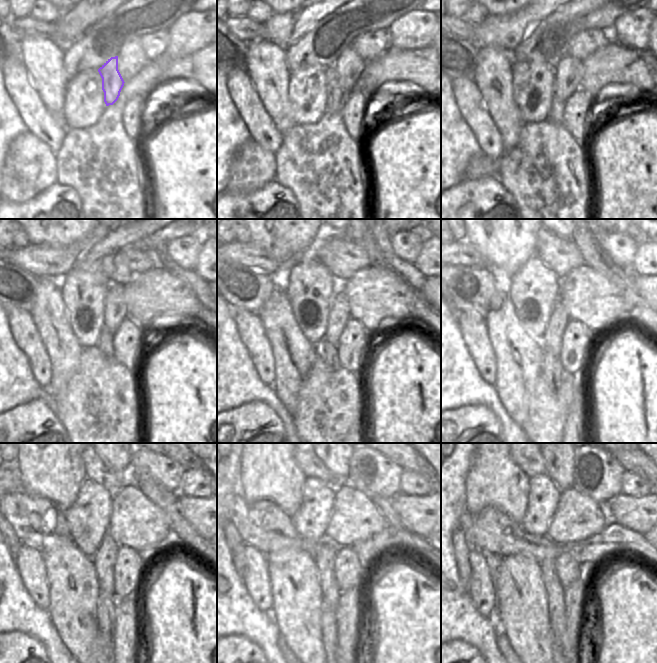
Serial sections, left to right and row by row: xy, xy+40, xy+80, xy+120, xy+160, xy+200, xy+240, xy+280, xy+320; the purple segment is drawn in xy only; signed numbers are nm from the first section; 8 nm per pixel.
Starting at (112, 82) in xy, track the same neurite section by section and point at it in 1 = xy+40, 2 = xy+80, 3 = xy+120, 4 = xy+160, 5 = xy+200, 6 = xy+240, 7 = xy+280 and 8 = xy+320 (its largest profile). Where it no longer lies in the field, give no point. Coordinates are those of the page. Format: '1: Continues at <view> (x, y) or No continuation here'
1: Continues at xy+40 (335, 97)
2: Continues at xy+80 (556, 112)
3: Continues at xy+120 (105, 343)
4: Continues at xy+160 (328, 353)
5: Continues at xy+200 (551, 369)
6: Continues at xy+240 (105, 610)
7: Continues at xy+280 (328, 624)
8: Continues at xy+320 (556, 645).

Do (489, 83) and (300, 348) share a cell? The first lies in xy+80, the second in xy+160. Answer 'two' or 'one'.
one

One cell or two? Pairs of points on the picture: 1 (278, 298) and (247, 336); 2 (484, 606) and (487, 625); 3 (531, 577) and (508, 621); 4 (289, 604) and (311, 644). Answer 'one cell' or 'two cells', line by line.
1: two cells
2: two cells
3: one cell
4: one cell

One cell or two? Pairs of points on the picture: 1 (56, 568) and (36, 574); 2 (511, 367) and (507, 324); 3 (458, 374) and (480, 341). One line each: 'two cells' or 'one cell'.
1: two cells
2: one cell
3: two cells

